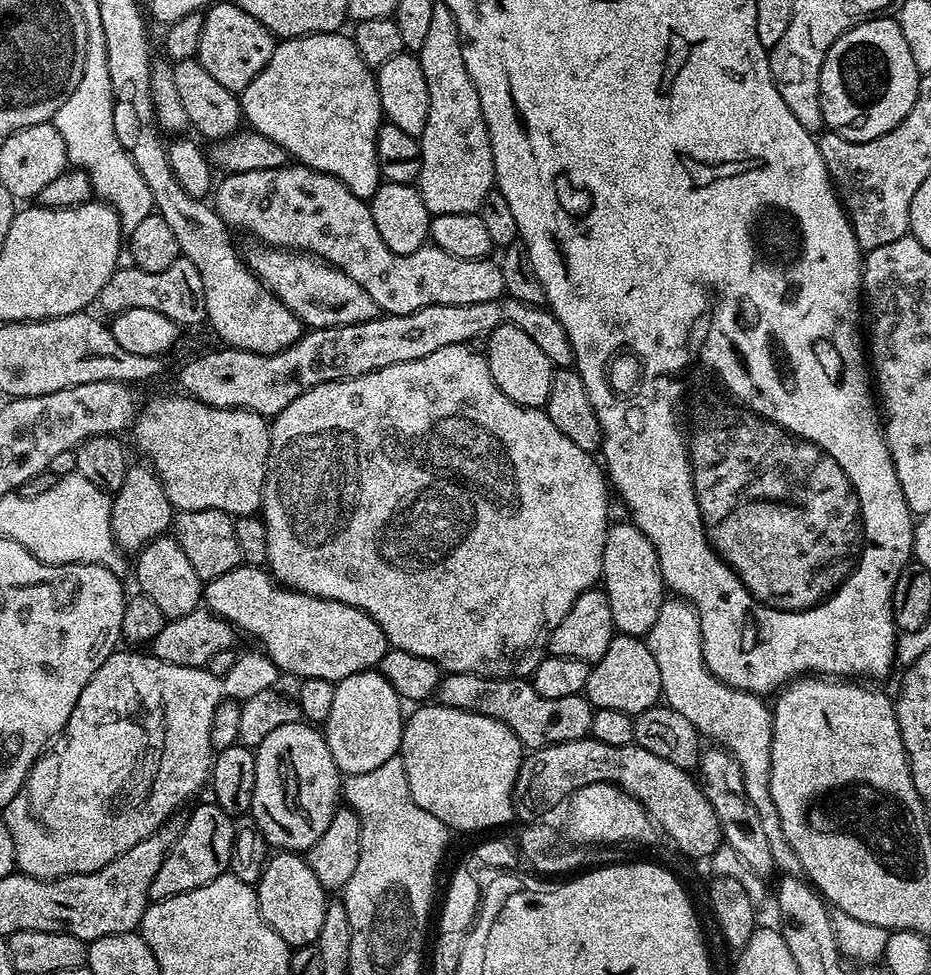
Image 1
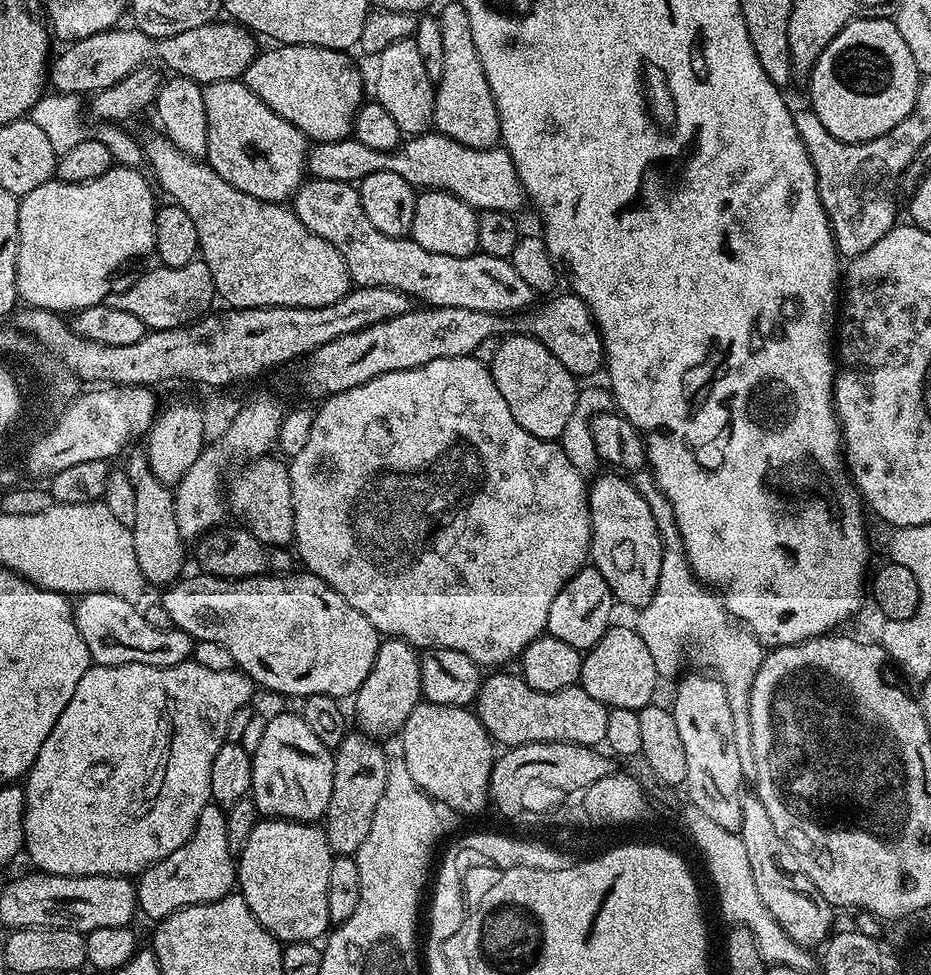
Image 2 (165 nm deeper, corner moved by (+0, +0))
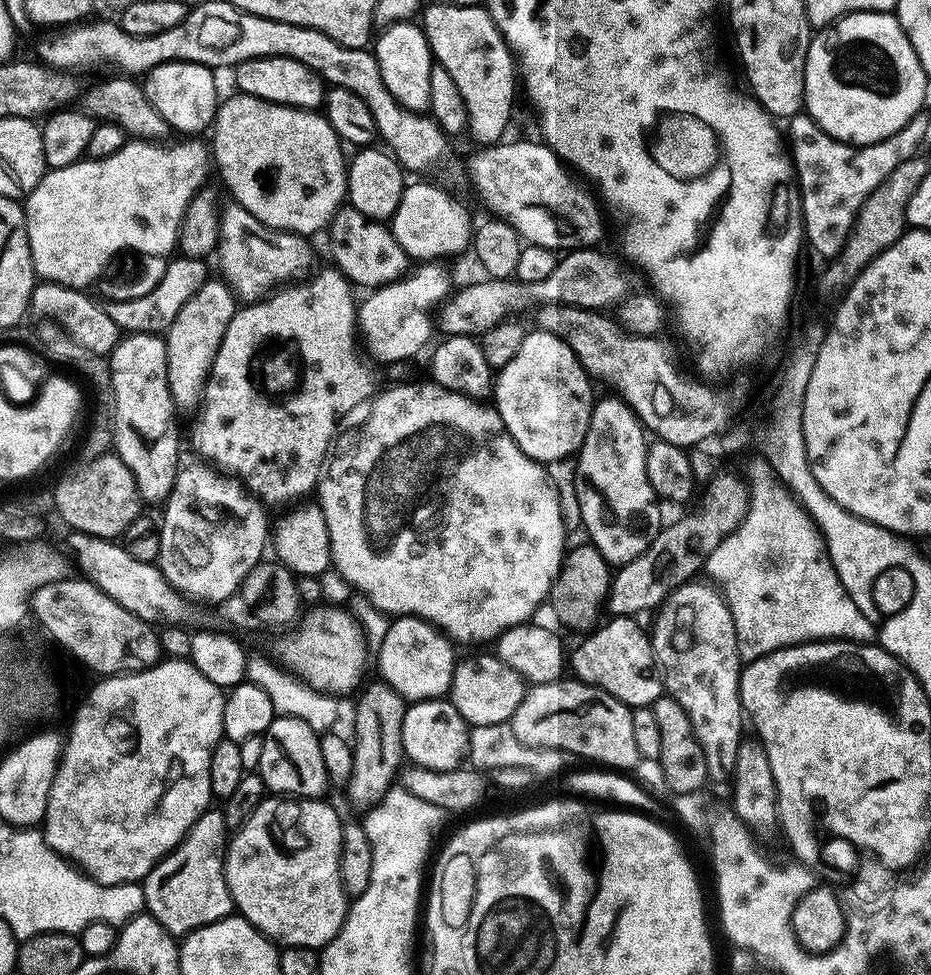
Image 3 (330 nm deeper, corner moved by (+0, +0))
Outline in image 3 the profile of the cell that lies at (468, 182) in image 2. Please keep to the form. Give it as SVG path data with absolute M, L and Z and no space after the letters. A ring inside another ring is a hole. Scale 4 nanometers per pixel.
M510 140L481 147L468 160L468 180L492 211L489 213L506 221L521 241L530 244L553 250L596 248L604 236L604 216L593 189L577 178L547 144Z

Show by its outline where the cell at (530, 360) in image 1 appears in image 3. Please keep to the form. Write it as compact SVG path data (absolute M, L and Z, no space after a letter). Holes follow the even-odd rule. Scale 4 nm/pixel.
M528 330L514 358L495 373L491 399L496 400L494 411L518 450L537 465L547 466L579 453L590 426L592 387L588 371L562 338Z

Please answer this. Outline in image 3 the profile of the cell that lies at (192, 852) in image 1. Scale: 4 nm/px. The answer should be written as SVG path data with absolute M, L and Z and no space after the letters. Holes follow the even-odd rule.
M216 806L209 807L207 812L201 812L197 820L192 821L176 849L169 852L163 860L155 861L150 874L143 877L144 907L147 915L154 917L171 936L183 938L210 922L218 922L233 915L232 895L224 877L224 854L228 850L229 839L230 829L224 821L223 811Z

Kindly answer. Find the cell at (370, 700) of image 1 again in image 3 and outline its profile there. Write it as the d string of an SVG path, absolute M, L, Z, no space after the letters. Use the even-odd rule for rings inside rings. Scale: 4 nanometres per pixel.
M397 616L389 623L386 638L378 645L380 654L377 658L375 655L374 664L380 667L379 679L394 690L398 690L398 694L406 702L438 700L449 695L454 670L458 663L455 650L457 651L453 641L449 640L439 628L434 627L431 620L423 620L417 616Z

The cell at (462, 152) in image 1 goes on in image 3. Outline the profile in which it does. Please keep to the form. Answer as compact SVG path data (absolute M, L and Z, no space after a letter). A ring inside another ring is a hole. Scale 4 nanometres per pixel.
M459 2L452 4L432 4L423 9L422 27L428 45L432 51L435 63L442 65L446 74L454 78L458 90L462 94L462 102L466 102L468 115L467 135L477 140L477 145L487 146L505 139L504 131L512 120L512 106L518 96L518 64L514 59L508 44L502 38L494 18L488 13L487 8L473 2L470 6L462 6Z

